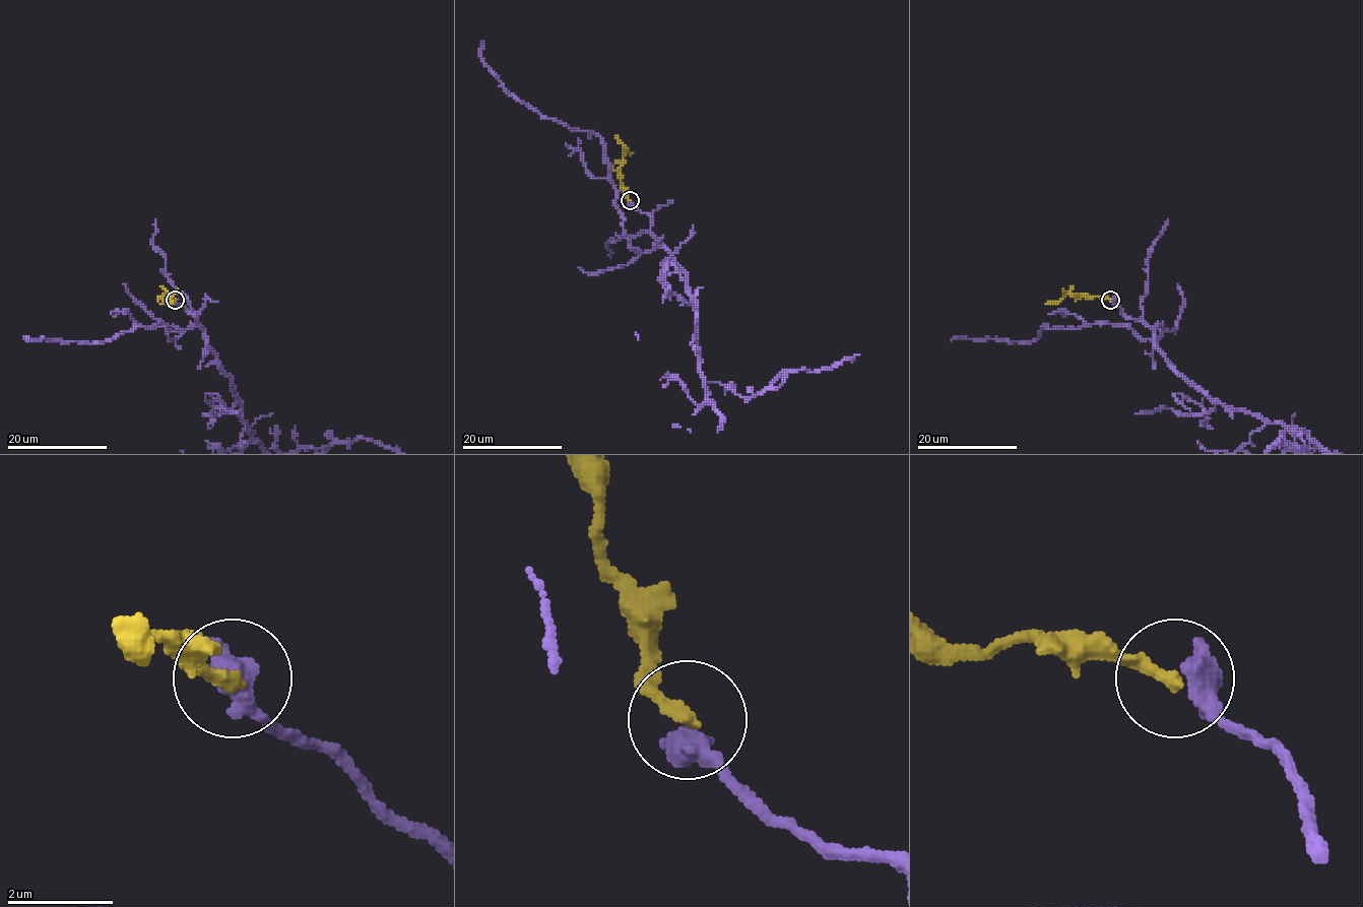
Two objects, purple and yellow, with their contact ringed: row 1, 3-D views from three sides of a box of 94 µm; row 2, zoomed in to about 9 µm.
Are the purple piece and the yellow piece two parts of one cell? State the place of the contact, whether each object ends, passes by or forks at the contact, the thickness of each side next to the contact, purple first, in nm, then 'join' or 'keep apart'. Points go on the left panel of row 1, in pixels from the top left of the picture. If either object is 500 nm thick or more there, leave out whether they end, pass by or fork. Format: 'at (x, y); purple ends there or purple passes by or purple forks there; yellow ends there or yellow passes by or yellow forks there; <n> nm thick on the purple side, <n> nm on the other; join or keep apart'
at (175, 300); 600 nm thick on the purple side, 260 nm on the other; keep apart

